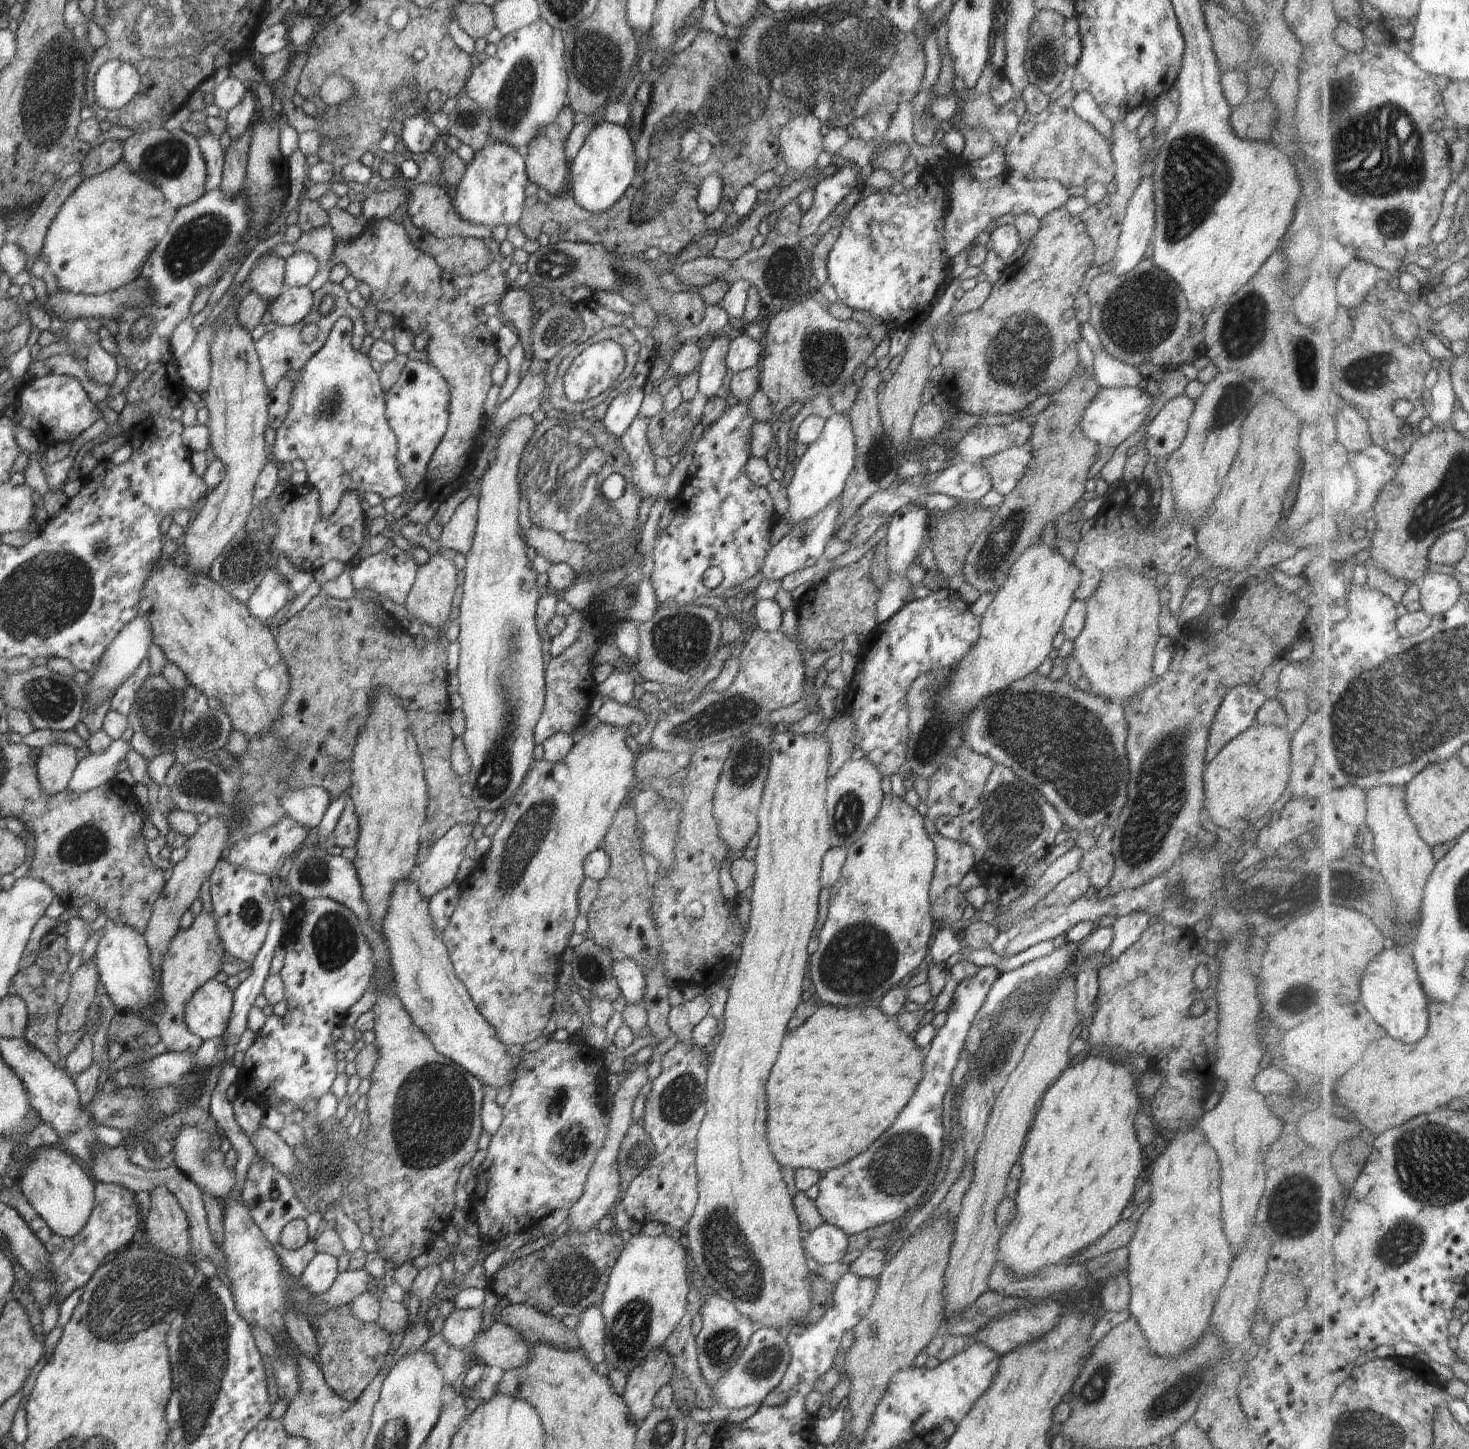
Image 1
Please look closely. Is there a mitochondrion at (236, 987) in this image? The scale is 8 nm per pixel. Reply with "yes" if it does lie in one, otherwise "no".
no

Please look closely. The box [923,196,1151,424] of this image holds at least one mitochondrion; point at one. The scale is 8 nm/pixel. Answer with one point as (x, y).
(1019, 356)

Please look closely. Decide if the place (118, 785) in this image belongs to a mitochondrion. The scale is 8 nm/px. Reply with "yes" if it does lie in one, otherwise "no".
no

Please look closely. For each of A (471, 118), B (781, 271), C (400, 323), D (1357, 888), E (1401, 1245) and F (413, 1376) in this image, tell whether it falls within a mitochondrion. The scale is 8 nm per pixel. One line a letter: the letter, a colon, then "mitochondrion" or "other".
A: mitochondrion
B: mitochondrion
C: other
D: mitochondrion
E: mitochondrion
F: other

